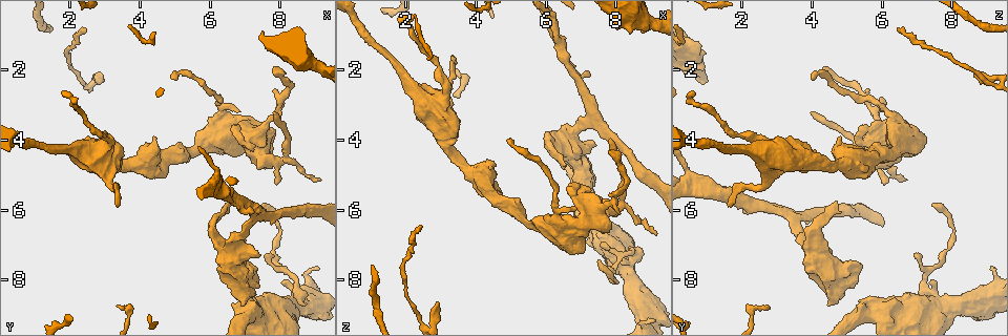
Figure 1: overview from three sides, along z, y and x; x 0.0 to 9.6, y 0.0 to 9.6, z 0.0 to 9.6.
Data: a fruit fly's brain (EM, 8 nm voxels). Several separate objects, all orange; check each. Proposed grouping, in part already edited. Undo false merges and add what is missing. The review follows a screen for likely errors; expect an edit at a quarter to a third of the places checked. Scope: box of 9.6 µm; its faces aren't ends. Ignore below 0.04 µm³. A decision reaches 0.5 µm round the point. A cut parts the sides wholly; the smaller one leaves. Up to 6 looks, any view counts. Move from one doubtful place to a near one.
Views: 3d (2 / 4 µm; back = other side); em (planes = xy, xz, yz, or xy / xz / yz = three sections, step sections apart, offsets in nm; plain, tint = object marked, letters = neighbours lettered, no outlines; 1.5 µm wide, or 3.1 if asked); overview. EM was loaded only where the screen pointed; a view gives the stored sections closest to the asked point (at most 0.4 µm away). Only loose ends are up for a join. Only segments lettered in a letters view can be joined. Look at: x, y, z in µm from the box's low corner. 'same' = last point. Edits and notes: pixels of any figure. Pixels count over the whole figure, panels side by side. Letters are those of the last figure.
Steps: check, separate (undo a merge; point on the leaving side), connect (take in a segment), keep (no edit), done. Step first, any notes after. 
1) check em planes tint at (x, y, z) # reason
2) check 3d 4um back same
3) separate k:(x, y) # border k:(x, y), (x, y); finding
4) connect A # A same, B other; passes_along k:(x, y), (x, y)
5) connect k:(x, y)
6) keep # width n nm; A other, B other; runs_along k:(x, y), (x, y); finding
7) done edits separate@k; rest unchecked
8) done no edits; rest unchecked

check em planes letters at (6.55, 5.75, 4.80) # branch stops here

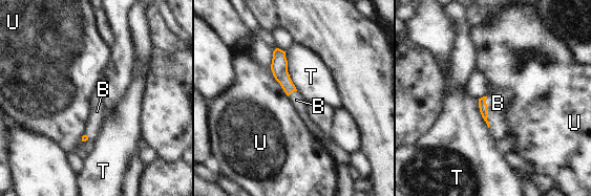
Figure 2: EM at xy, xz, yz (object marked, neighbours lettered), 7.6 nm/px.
connect B # B same, T other, U other; passes_along 2:(482, 102), (486, 112), (498, 103); it goes on there

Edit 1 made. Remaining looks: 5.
check overview

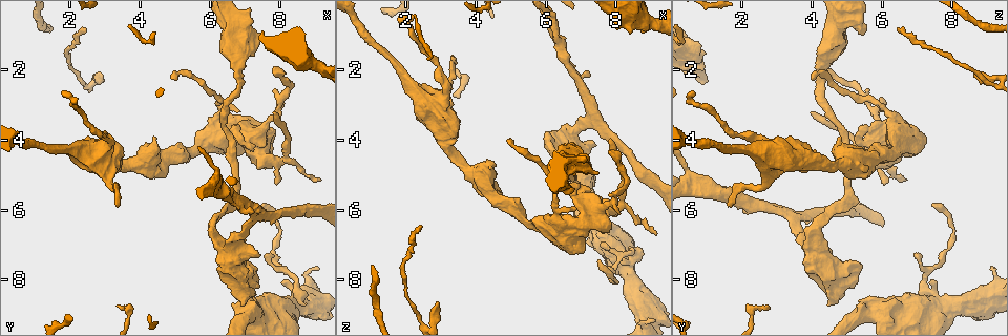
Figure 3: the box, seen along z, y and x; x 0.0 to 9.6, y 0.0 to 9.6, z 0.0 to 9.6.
check em planes letters at (8.10, 4.60, 5.95) # thick turns thin

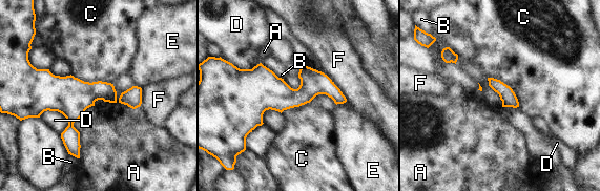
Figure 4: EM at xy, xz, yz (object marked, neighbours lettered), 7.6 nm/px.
keep # A other, B other, C other, D other, E other, F other; border 4:(70, 75), (112, 84); continuous, no second neuron

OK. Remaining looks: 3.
check em planes tint at (7.85, 3.30, 4.00)

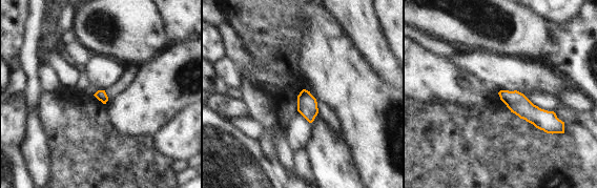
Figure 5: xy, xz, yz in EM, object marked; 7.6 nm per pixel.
check em planes letters same # see the neighbours

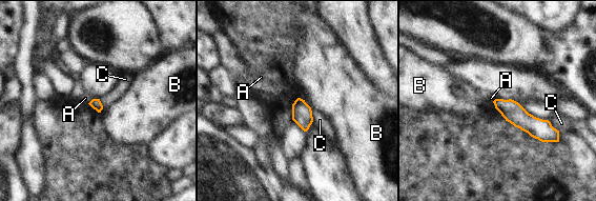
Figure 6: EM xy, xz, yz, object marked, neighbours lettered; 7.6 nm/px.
keep # A other, B other, C other; runs_along 6:(496, 102), (556, 138); no lettered segment goes on from it

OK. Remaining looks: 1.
done edits connect@2; rest unchecked

